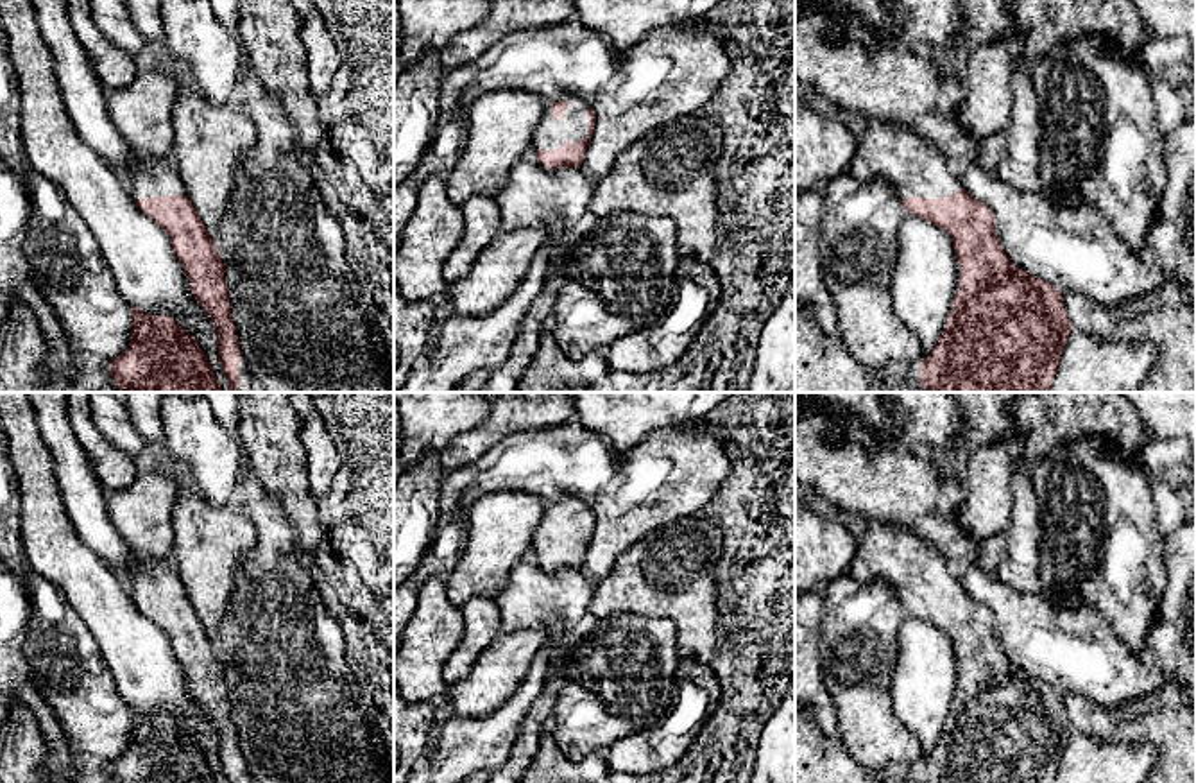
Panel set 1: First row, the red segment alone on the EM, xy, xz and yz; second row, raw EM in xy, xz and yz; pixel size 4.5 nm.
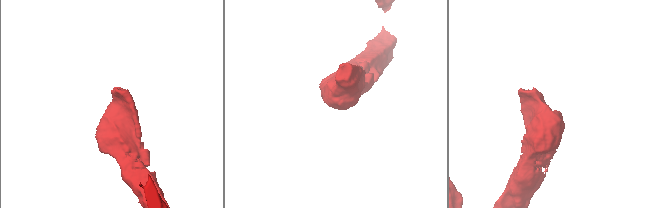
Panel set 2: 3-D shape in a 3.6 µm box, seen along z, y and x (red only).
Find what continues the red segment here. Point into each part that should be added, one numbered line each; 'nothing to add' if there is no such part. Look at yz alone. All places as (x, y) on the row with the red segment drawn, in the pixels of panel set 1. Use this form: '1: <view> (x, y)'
1: yz (914, 165)

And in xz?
1: xz (572, 126)

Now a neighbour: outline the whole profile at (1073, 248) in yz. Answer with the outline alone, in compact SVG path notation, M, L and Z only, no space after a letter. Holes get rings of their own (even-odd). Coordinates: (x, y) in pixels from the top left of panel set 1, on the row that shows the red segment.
M978 165L958 170L969 195L992 210L997 240L1010 262L1058 292L1072 290L1112 308L1164 283L1151 256L1133 254L1096 208L1019 192Z

